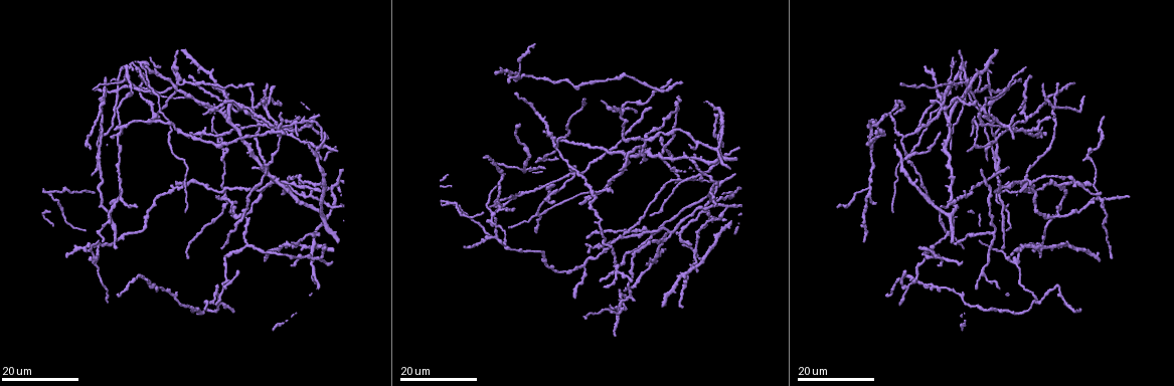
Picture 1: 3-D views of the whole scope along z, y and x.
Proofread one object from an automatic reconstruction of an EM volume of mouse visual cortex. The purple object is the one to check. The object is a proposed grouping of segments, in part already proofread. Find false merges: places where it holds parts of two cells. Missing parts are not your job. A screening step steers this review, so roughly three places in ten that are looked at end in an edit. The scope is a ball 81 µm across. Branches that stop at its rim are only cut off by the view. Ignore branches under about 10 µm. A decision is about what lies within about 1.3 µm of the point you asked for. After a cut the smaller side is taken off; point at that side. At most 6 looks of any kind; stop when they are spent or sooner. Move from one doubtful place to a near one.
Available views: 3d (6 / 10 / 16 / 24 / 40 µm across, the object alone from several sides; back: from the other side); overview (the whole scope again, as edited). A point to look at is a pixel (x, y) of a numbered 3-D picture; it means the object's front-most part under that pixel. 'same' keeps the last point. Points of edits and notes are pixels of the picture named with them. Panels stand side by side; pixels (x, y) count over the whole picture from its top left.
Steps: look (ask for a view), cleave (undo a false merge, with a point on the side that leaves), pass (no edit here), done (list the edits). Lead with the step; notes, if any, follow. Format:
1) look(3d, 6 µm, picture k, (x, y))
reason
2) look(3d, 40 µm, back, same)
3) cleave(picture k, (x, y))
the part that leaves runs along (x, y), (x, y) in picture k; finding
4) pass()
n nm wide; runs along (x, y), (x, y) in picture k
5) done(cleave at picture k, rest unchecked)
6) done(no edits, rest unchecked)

look(3d, 16 µm, picture 1, (648, 230))
thin neck

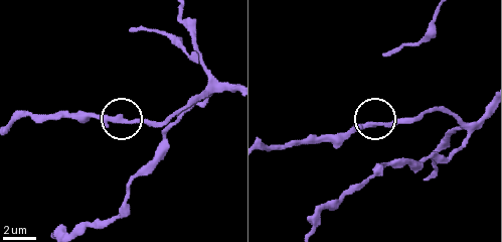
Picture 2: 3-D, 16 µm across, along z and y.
look(3d, 10 µm, picture 2, (128, 121))

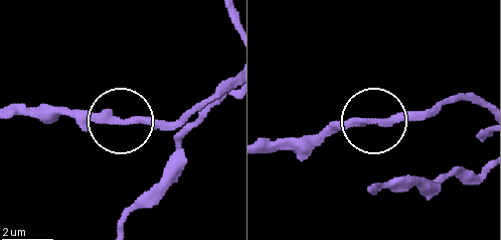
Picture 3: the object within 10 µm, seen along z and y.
pass()
260 nm wide; runs along (230, 78), (165, 121), (38, 115) in picture 3; one cell here

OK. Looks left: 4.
look(3d, 24 µm, picture 1, (573, 173))
four or more arms meet

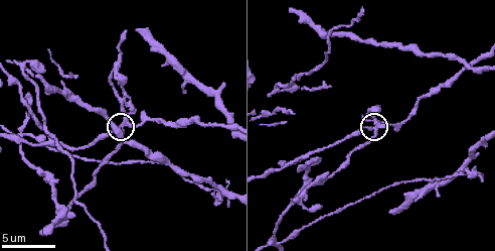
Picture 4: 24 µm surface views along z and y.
look(3d, 10 µm, picture 4, (376, 127))

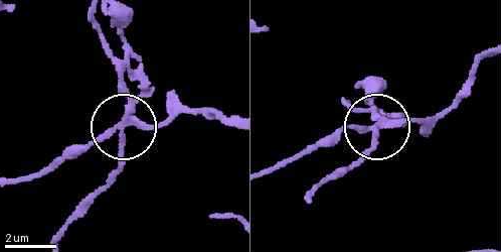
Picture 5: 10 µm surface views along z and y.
cleave(picture 5, (125, 83))
side arm 30 µm; the part that leaves runs along (124, 125), (118, 168), (63, 234) in picture 5; a second cell is stuck on

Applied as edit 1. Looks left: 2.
done(cleave at picture 5, rest unchecked)

